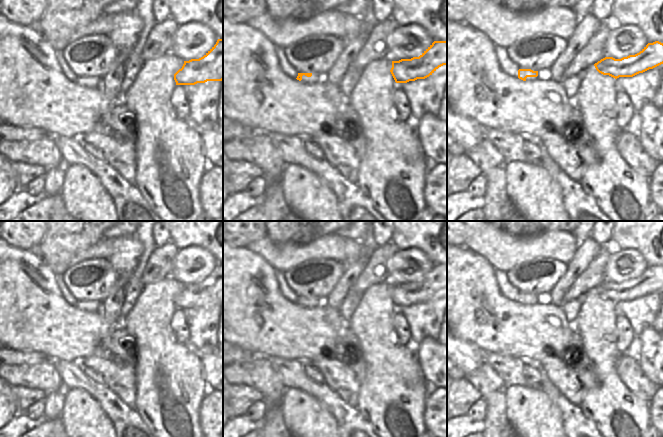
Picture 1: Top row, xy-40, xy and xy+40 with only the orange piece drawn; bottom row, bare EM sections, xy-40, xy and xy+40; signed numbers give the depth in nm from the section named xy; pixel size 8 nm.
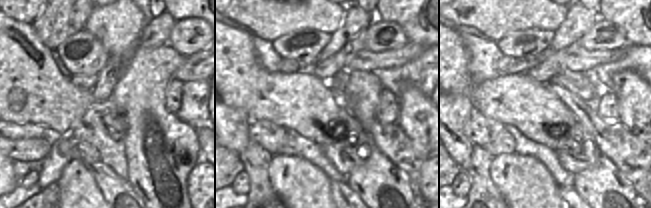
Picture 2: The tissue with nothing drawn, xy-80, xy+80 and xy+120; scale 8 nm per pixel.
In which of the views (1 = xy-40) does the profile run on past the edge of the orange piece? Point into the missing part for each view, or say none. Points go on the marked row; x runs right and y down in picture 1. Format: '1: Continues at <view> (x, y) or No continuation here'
1: No continuation here.

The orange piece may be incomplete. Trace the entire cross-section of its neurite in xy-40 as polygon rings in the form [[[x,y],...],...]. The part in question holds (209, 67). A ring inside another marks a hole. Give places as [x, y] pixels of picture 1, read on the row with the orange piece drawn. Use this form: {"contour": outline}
{"contour": [[[223,39],[201,58],[184,61],[181,69],[174,74],[176,85],[195,85],[207,81],[223,80]]]}

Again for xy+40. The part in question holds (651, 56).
{"contour": [[[648,43],[639,53],[621,59],[605,57],[594,64],[596,70],[615,79],[633,77],[663,64],[663,43]]]}

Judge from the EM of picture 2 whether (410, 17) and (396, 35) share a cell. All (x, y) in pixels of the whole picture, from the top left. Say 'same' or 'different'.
different

